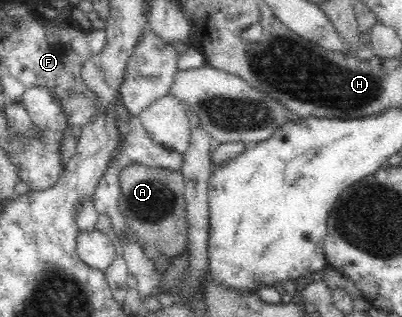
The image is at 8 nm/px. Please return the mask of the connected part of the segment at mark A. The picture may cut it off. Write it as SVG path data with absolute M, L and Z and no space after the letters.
M132 164L124 167L119 173L119 207L125 217L127 227L136 235L147 258L155 263L158 272L163 273L164 266L174 260L180 253L187 250L188 245L188 218L186 218L187 203L184 201L185 183L179 170L150 167L147 165Z

